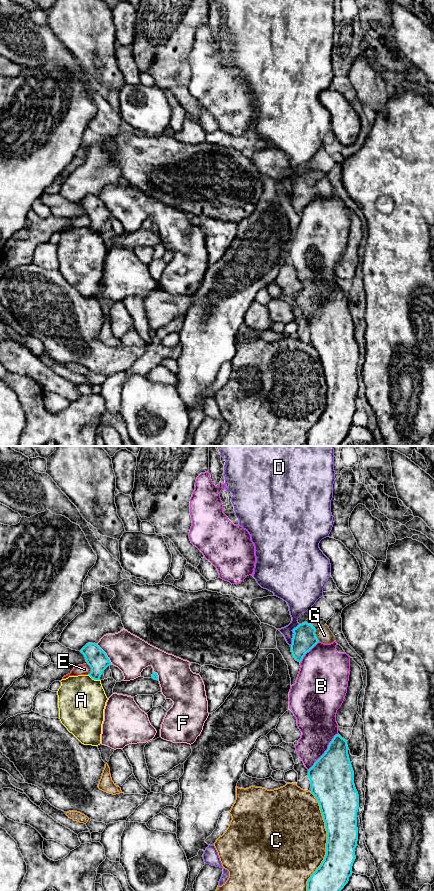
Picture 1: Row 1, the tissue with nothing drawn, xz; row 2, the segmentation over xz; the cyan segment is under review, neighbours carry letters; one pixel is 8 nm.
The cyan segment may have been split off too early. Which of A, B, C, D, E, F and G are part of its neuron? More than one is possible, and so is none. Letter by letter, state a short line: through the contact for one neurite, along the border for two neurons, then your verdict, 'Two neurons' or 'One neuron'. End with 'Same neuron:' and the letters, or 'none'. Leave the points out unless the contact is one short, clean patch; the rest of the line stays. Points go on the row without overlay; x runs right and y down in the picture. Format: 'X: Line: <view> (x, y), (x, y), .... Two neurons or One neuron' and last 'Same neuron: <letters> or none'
A: Two neurons
B: Two neurons
C: Two neurons
D: Two neurons
E: Two neurons
F: Two neurons
G: Line: xz (304, 190), (306, 188), (316, 188), (324, 187). One neuron
Same neuron: G

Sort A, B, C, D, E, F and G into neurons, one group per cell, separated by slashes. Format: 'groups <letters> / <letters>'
groups A / B / C / D / E / F / G

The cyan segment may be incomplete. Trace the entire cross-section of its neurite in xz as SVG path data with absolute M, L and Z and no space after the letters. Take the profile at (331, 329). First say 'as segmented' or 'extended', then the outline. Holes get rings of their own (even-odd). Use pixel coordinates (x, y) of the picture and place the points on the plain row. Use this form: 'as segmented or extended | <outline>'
as segmented | M335 287L325 305L308 322L311 345L317 351L327 383L326 407L307 433L307 446L340 446L352 427L358 393L357 364L359 347L348 307L347 293Z

